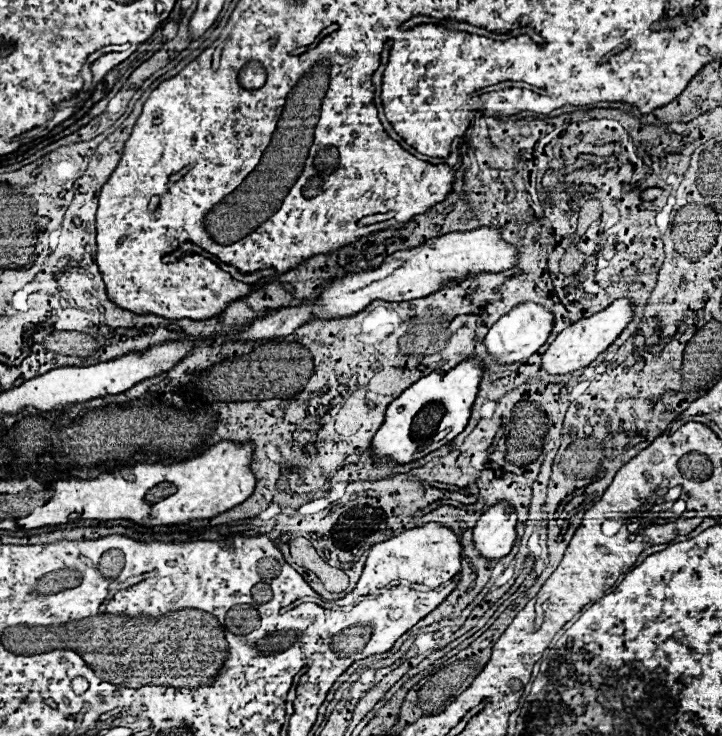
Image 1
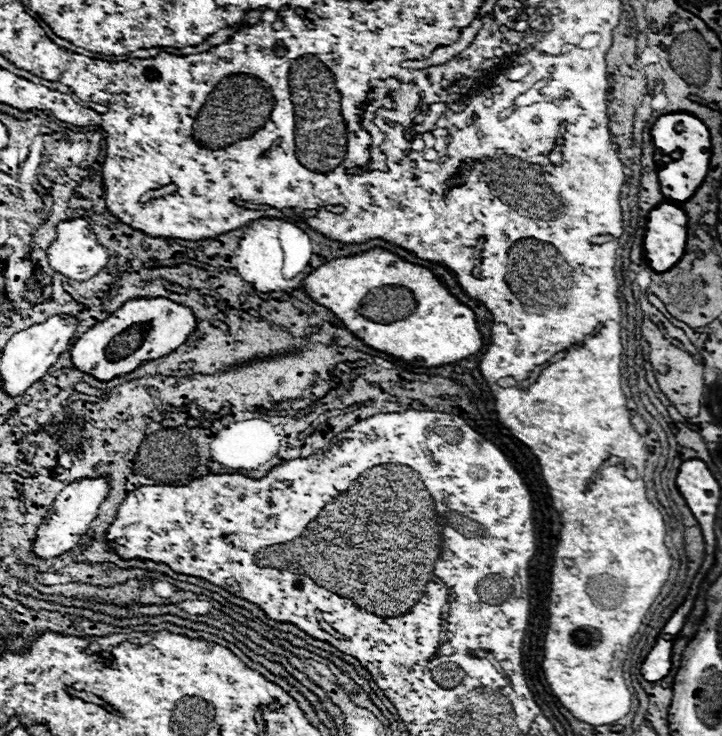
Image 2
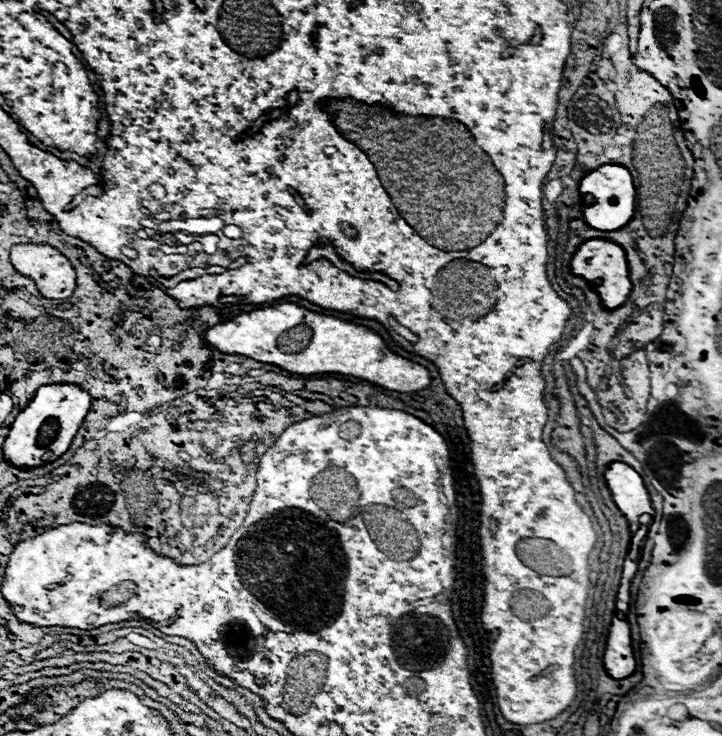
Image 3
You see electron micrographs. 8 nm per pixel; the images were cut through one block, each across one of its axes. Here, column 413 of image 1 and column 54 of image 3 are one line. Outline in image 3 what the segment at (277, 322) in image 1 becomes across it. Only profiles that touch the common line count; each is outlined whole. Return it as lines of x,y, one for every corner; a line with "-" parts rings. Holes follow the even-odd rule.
16,244
10,250
10,262
18,274
34,280
44,298
66,300
76,290
72,264
48,244

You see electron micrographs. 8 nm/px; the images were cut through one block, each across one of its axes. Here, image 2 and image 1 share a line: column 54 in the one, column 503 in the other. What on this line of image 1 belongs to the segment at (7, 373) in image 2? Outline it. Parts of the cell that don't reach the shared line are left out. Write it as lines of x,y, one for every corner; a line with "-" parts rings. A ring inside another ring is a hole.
524,302
514,306
508,314
504,314
486,334
484,344
488,348
488,354
504,364
512,364
512,362
520,362
524,358
530,358
532,354
538,352
538,348
546,342
546,338
550,336
554,326
554,314
550,310
546,310
540,304
534,302

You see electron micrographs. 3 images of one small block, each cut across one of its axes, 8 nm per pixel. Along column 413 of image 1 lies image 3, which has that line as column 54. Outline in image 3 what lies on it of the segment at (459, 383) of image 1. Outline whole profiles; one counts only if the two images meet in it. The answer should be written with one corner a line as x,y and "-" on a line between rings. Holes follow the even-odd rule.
48,384
38,388
30,404
14,418
10,432
4,440
2,454
8,464
20,470
44,466
40,462
54,462
58,460
68,446
72,444
72,438
76,436
84,416
90,410
90,394
80,390
72,384

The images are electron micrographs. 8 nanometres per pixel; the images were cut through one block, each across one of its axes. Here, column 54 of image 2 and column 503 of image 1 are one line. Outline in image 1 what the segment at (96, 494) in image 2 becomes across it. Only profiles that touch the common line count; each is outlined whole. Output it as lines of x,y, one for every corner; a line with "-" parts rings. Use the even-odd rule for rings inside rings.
502,500
490,506
472,530
476,550
488,560
504,558
514,546
516,522
518,516
508,502

